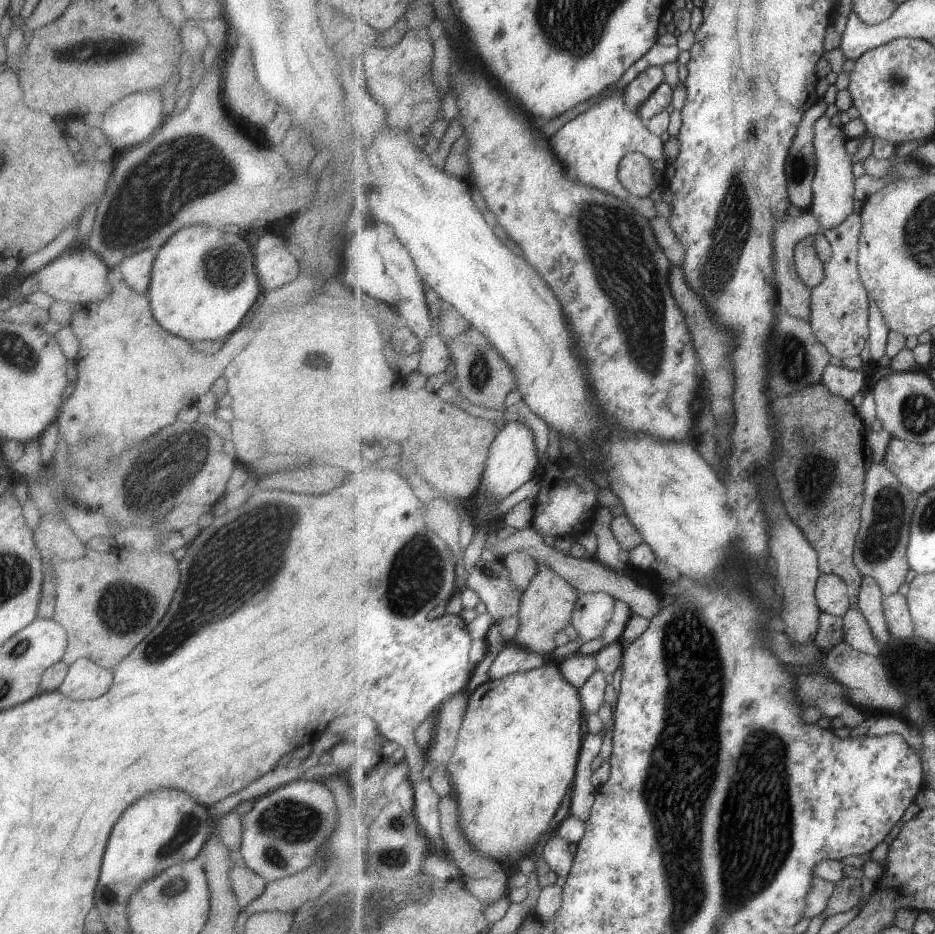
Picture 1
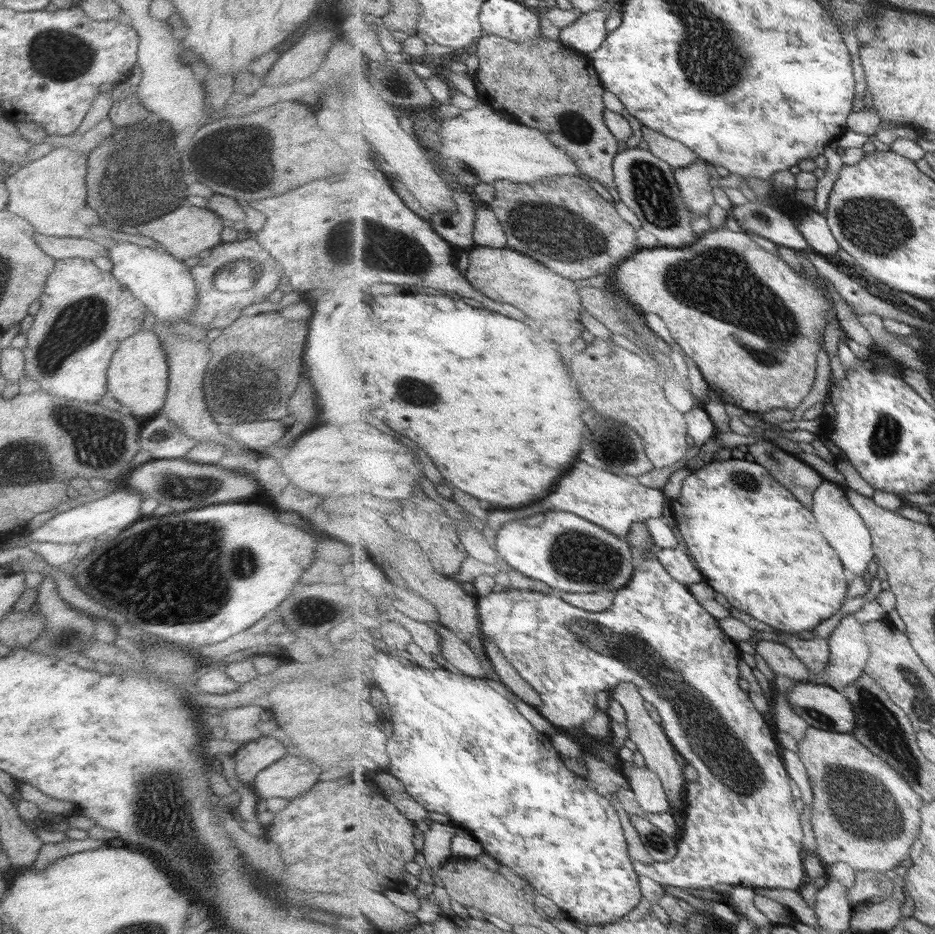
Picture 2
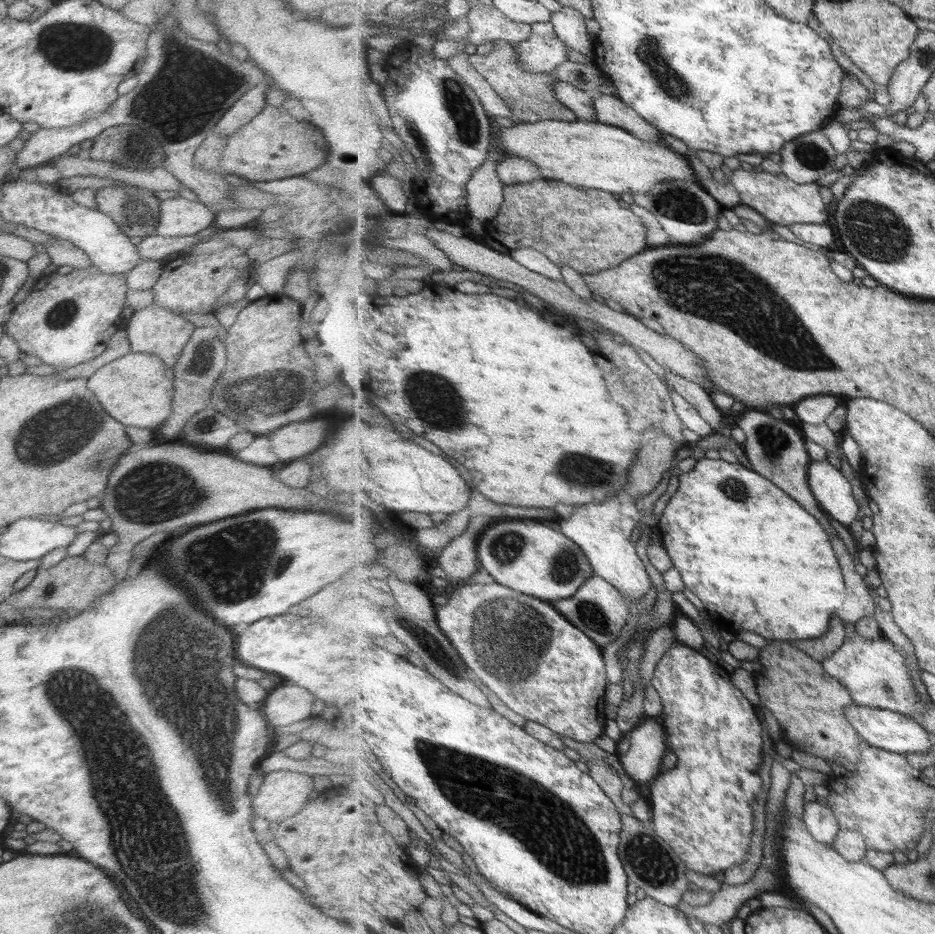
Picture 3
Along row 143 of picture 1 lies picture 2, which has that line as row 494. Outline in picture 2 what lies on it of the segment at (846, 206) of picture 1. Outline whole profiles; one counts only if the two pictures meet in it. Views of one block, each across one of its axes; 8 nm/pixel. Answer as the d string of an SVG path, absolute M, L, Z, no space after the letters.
M824 480L815 492L814 502L813 514L817 518L817 526L844 563L849 582L853 582L855 576L868 577L867 568L871 560L875 560L872 534L864 518L848 500L843 488L834 482Z

